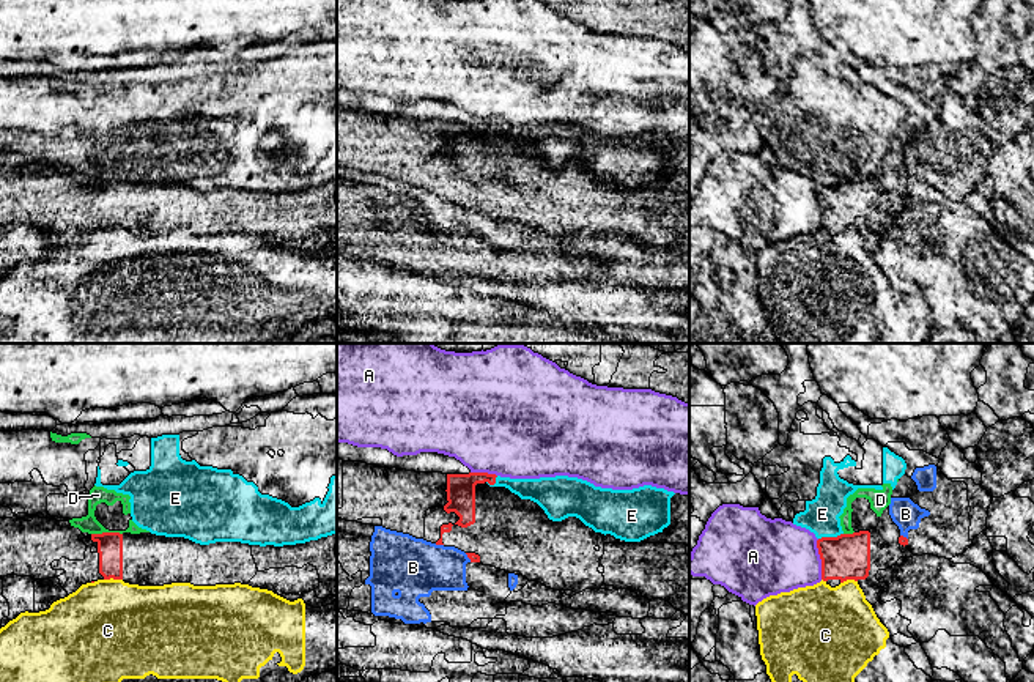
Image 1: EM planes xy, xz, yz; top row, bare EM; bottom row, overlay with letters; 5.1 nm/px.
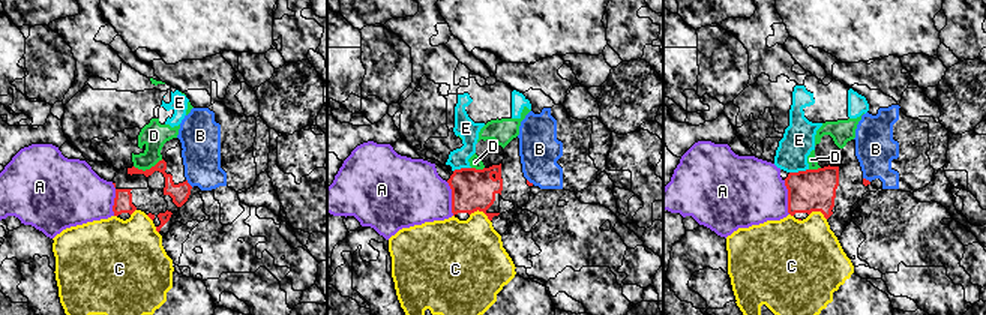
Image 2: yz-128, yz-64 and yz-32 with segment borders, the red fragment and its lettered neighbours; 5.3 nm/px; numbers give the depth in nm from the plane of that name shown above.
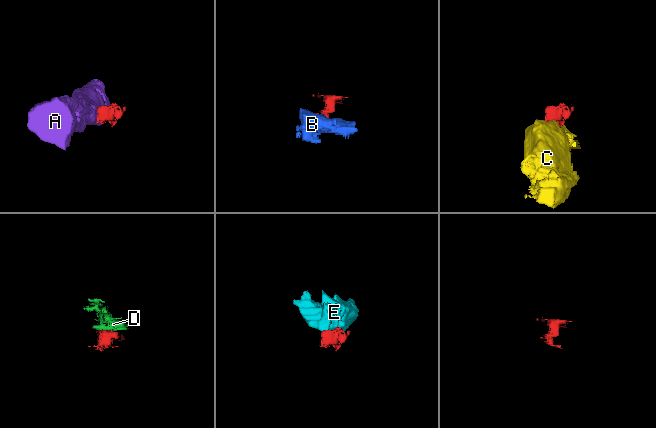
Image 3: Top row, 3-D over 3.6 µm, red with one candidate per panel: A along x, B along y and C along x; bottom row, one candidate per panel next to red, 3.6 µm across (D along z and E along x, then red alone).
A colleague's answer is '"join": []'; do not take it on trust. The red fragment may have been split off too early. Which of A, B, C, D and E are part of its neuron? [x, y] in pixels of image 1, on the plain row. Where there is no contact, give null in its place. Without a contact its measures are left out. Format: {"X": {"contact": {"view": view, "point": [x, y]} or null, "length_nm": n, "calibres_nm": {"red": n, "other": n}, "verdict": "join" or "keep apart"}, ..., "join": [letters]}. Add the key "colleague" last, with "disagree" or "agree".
{"A": {"contact": {"view": "yz", "point": [820, 205]}, "length_nm": 200, "calibres_nm": {"red": 240, "other": 380}, "verdict": "keep apart"}, "B": {"contact": {"view": "xz", "point": [468, 203]}, "length_nm": 60, "calibres_nm": {"red": 50, "other": 280}, "verdict": "keep apart"}, "C": {"contact": {"view": "xy", "point": [112, 224]}, "length_nm": 100, "calibres_nm": {"red": 130, "other": 480}, "verdict": "keep apart"}, "D": {"contact": {"view": "xy", "point": [106, 180]}, "length_nm": 160, "calibres_nm": {"red": 130, "other": 90}, "verdict": "keep apart"}, "E": {"contact": {"view": "yz", "point": [830, 185]}, "length_nm": 130, "calibres_nm": {"red": 240, "other": 180}, "verdict": "keep apart"}, "join": [], "colleague": "agree"}

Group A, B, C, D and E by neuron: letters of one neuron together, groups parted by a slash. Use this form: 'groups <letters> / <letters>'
groups A / B / C / D E

